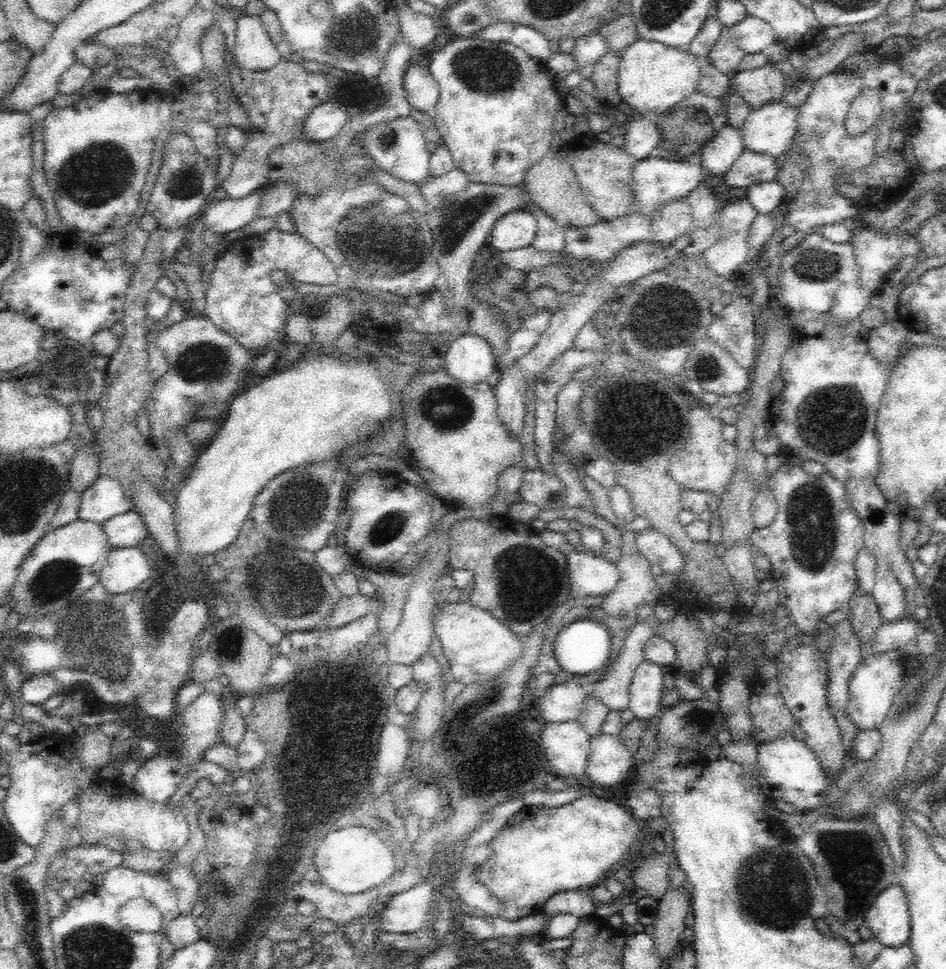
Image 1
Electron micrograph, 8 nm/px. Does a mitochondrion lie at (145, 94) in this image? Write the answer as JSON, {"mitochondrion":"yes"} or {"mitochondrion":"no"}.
{"mitochondrion":"no"}

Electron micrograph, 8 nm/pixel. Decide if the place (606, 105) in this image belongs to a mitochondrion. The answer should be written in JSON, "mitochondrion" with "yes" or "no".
{"mitochondrion":"no"}

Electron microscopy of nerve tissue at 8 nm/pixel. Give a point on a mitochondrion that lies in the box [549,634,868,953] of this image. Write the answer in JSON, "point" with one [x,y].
{"point":[760,898]}

